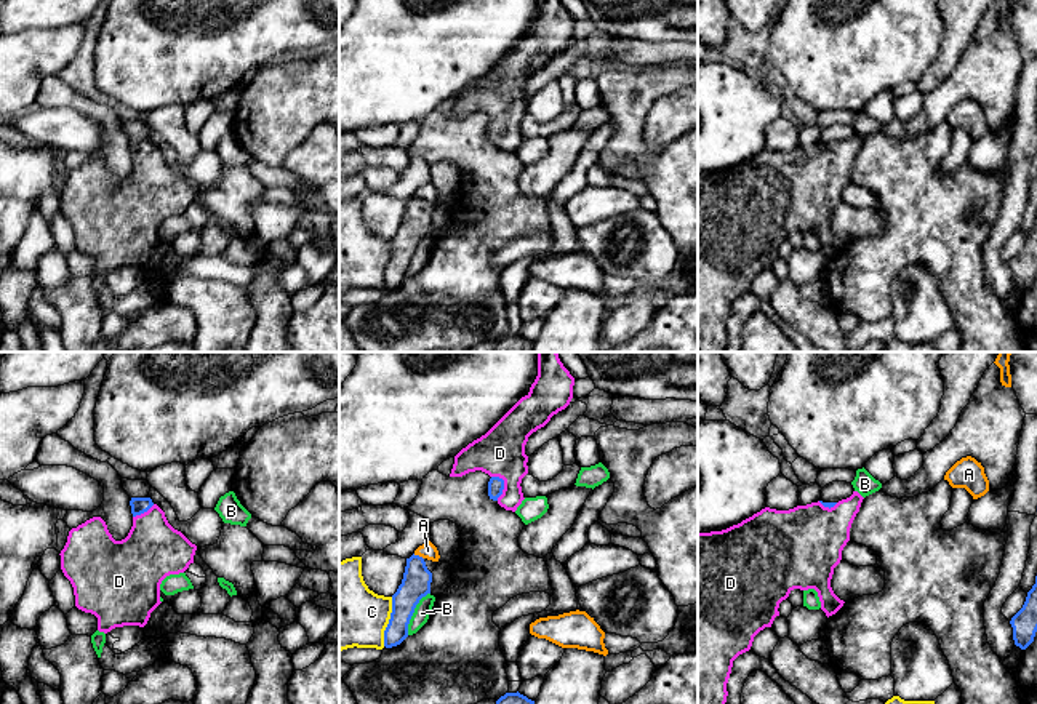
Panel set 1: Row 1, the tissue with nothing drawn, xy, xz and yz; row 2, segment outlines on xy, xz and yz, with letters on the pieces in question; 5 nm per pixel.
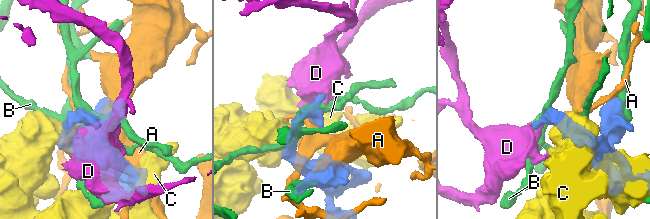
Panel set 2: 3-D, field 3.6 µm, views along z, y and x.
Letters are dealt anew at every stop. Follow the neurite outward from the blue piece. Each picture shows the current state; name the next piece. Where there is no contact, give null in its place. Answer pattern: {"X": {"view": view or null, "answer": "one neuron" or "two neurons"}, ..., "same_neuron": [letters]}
{"A": {"view": "xz", "answer": "two neurons"}, "B": {"view": "xz", "answer": "two neurons"}, "C": {"view": "xz", "answer": "two neurons"}, "D": {"view": "xz", "answer": "one neuron"}, "same_neuron": ["D"]}

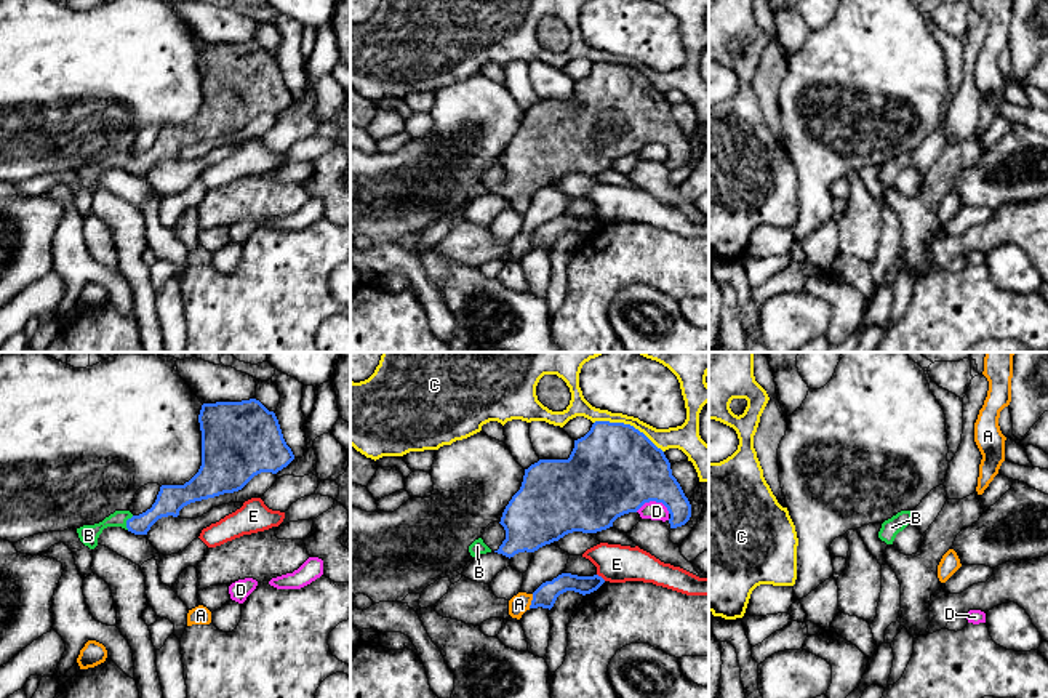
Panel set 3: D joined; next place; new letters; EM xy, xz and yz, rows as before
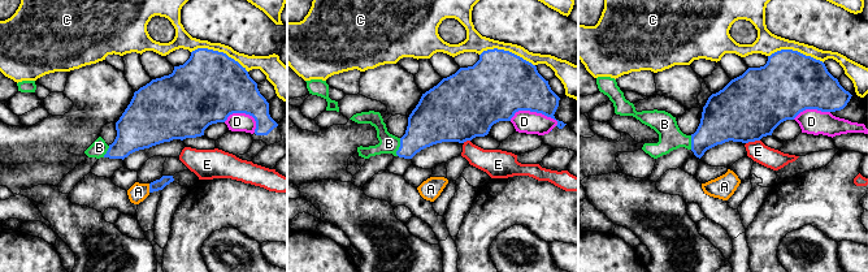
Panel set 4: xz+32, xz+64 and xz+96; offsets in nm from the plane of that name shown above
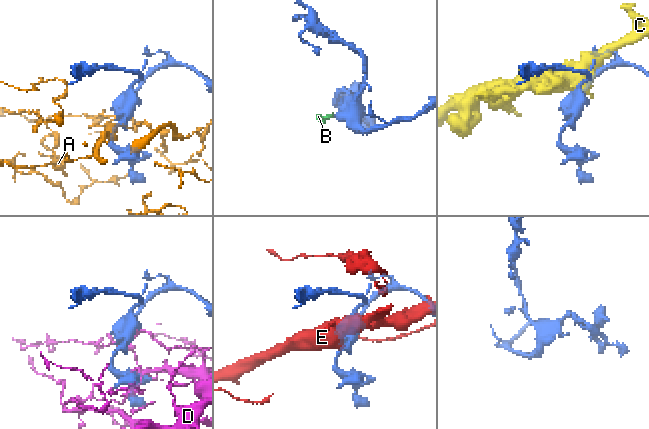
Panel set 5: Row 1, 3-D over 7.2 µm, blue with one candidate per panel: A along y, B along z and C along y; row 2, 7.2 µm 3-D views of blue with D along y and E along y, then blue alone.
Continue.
{"A": {"view": "xz", "answer": "two neurons"}, "B": {"view": "xy", "answer": "one neuron"}, "C": {"view": "xz", "answer": "two neurons"}, "D": {"view": "xz", "answer": "two neurons"}, "E": {"view": "xz", "answer": "two neurons"}, "same_neuron": ["B"]}

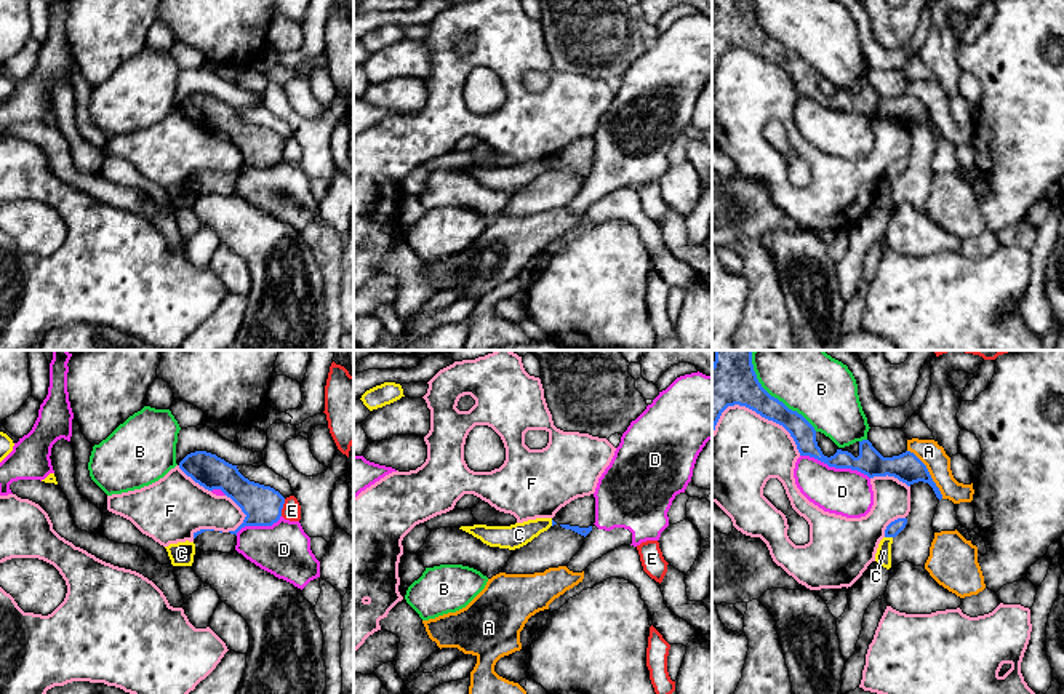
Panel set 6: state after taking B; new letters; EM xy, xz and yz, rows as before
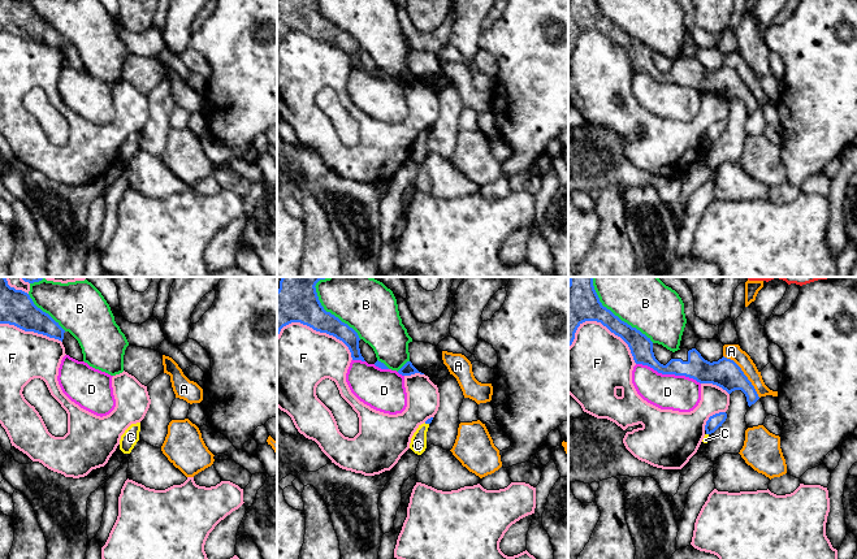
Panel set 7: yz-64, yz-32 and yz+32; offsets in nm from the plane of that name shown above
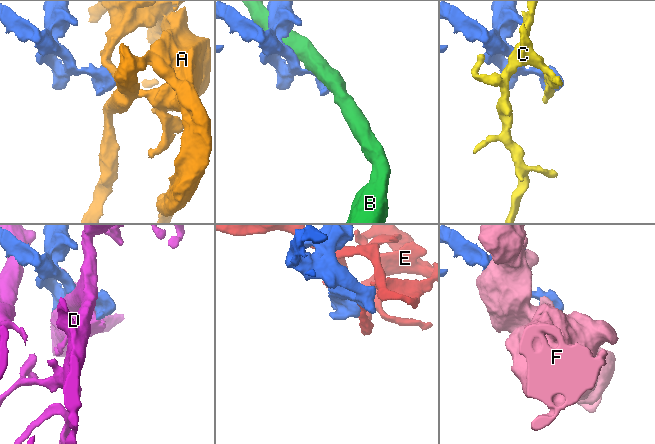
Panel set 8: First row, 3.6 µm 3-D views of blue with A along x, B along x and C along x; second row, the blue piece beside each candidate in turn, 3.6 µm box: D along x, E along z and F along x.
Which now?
{"A": {"view": "yz", "answer": "two neurons"}, "B": {"view": "yz", "answer": "two neurons"}, "C": {"view": "yz", "answer": "two neurons"}, "D": {"view": "yz", "answer": "two neurons"}, "E": {"view": "xy", "answer": "two neurons"}, "F": {"view": "yz", "answer": "two neurons"}, "same_neuron": []}

